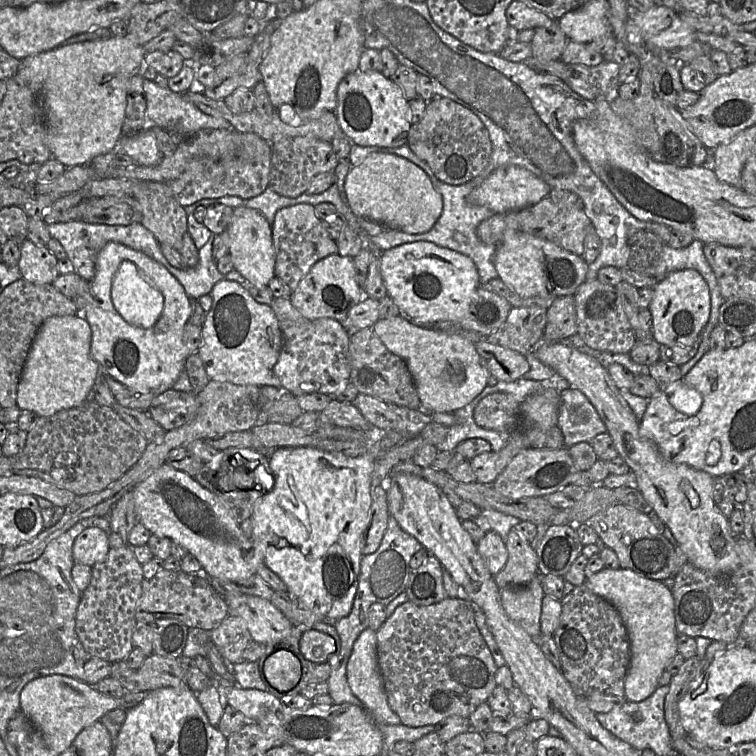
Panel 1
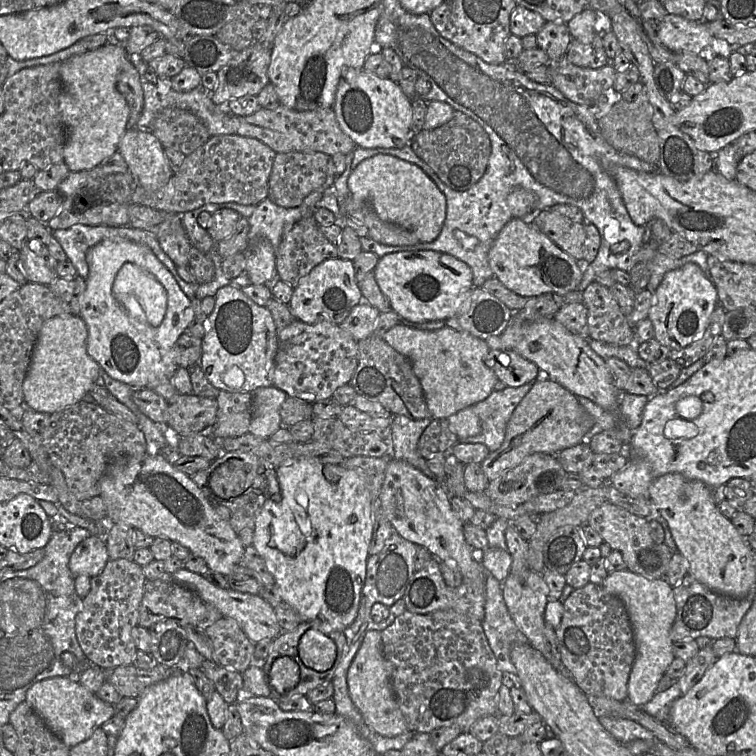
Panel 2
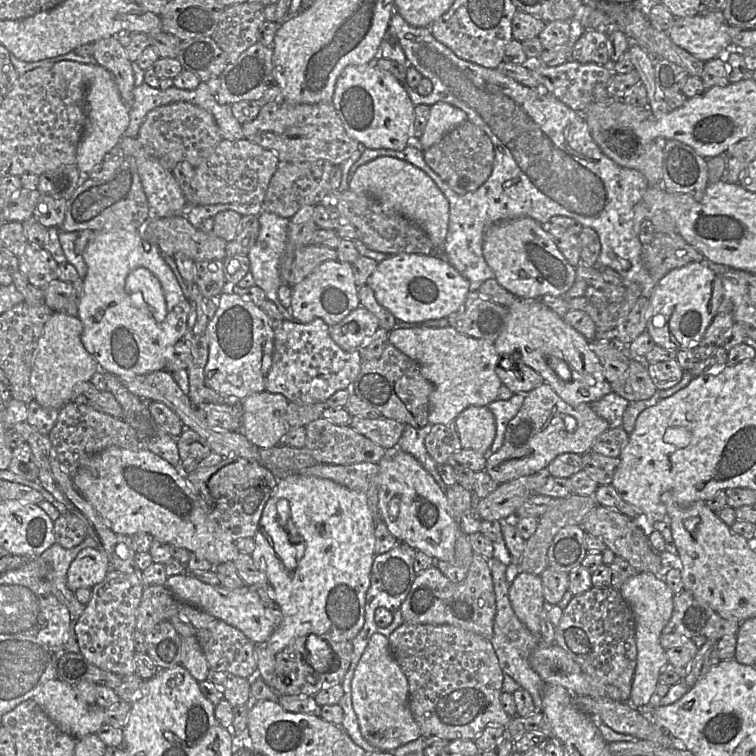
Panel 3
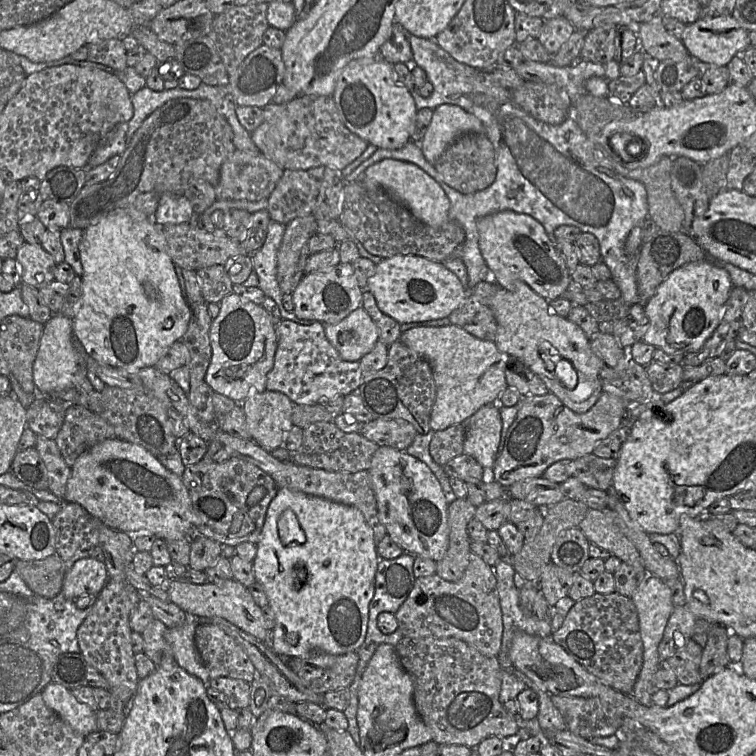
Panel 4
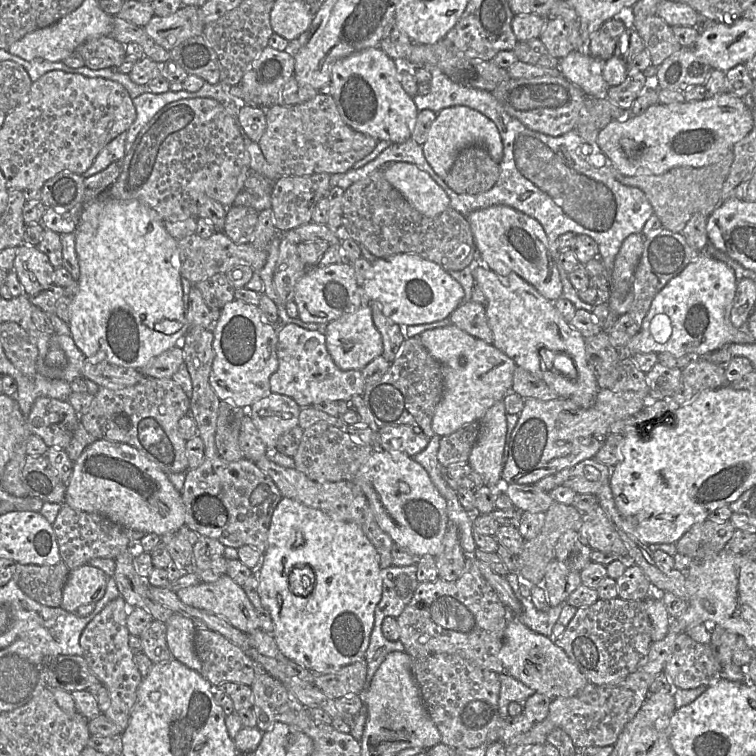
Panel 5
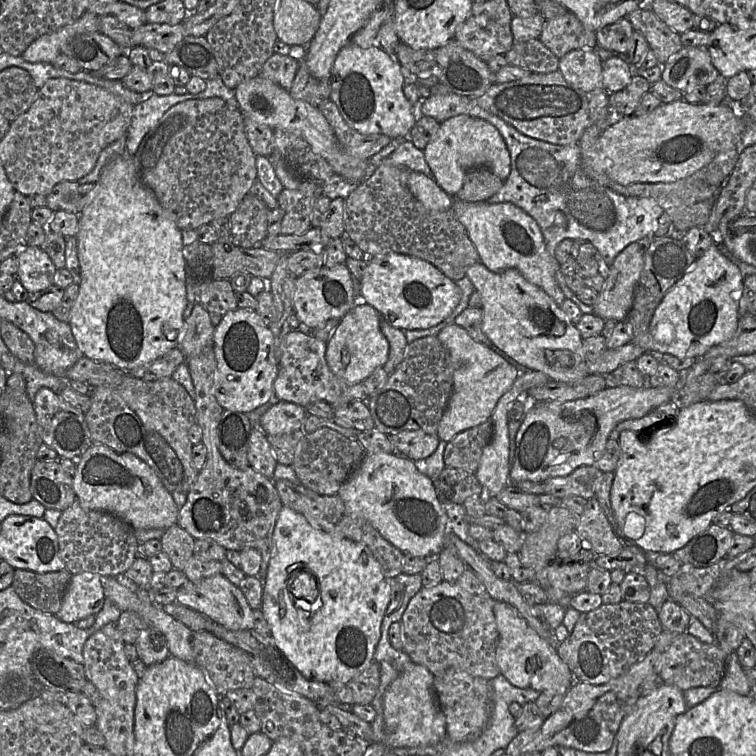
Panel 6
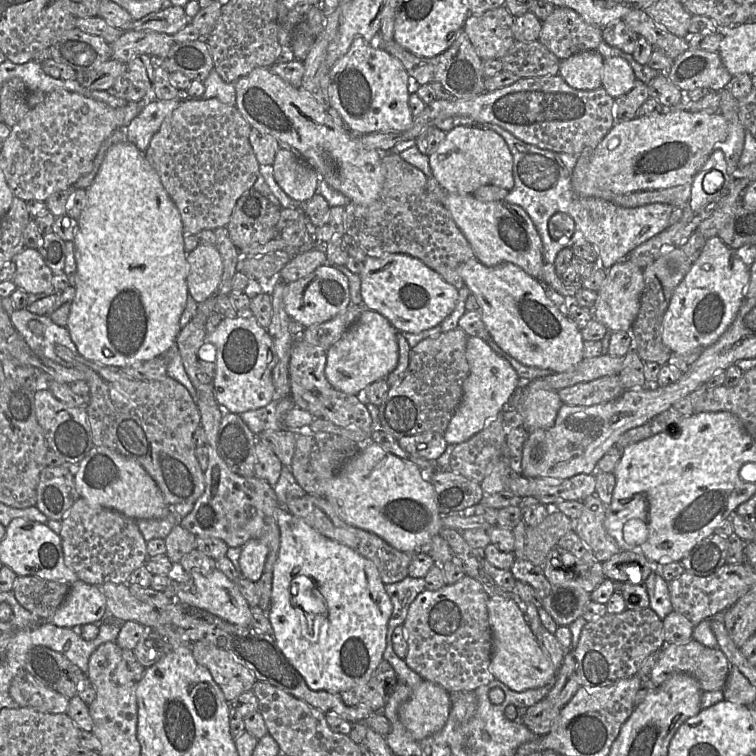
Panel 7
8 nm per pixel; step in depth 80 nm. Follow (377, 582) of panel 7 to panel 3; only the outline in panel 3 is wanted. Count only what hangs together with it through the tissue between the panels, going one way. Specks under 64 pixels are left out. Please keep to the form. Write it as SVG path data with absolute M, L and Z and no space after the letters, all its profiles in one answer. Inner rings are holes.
M298 473L277 481L253 536L255 548L251 554L254 562L266 574L274 599L283 614L281 625L265 642L270 654L276 655L295 638L309 634L335 642L351 642L358 635L365 622L366 593L376 555L374 530L375 521L364 493L330 479Z

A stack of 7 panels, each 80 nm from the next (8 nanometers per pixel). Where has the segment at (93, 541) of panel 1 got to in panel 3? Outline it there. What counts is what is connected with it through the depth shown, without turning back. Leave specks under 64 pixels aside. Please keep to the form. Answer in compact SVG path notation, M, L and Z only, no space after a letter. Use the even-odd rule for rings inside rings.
M96 548L82 549L71 562L67 573L67 585L75 592L100 583L110 569L108 558Z

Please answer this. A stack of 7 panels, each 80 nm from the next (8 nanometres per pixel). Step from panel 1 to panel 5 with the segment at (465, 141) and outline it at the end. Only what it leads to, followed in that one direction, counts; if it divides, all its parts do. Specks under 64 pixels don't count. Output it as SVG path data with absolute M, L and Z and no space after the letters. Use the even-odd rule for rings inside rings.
M479 145L462 149L444 182L457 194L475 195L490 190L499 179L500 168Z

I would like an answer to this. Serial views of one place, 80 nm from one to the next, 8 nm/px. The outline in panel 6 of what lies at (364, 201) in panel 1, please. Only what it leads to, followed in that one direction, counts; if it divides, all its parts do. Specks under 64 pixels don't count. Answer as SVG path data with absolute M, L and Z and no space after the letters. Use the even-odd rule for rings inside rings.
M407 171L407 186L414 197L431 211L446 211L454 198L448 195L434 179L416 171Z

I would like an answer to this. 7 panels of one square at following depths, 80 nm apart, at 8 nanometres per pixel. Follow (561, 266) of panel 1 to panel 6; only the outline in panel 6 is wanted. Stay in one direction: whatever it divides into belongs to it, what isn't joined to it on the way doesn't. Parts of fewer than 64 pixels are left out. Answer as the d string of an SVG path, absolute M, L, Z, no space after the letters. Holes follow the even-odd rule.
M454 199L451 206L474 244L480 262L494 273L517 269L531 284L541 288L558 306L565 296L560 289L552 257L537 222L518 206L509 203L467 202Z

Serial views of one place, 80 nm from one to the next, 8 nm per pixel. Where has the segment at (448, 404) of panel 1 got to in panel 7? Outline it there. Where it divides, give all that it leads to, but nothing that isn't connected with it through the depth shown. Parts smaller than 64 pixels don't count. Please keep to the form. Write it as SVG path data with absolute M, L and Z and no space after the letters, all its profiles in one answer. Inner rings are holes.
M468 336L465 355L469 374L463 383L462 400L443 434L446 442L451 445L465 442L483 430L486 424L502 411L519 387L520 381L511 364L478 337Z

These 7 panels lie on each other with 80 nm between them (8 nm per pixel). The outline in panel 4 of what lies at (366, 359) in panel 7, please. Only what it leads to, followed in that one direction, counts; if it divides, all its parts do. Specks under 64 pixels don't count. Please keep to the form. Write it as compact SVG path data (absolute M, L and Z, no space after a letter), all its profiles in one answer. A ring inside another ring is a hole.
M361 306L336 324L326 324L325 336L345 361L360 361L379 340L375 323Z

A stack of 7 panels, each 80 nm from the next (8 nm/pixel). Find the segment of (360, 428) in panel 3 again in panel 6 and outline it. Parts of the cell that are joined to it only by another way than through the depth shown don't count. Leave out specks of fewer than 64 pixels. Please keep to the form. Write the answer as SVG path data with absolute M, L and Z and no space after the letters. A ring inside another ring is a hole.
M422 430L402 431L388 437L400 455L412 461L424 460L431 456L440 442L437 435L429 435Z

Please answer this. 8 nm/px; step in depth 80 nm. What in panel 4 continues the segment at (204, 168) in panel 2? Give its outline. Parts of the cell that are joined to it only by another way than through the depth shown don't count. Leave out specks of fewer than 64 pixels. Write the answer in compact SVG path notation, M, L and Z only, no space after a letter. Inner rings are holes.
M236 149L222 164L220 178L215 188L216 199L248 200L258 202L269 198L283 174L283 170L260 151L248 152Z

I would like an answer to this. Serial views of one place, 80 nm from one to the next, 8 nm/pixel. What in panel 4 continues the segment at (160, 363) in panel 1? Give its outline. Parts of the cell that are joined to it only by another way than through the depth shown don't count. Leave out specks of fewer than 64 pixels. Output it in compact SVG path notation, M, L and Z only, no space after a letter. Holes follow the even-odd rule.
M117 209L84 230L79 252L83 274L81 296L72 319L75 339L99 365L126 371L154 367L169 347L182 339L191 317L191 307L182 297L162 226L137 210ZM145 284L153 286L154 295L147 295Z

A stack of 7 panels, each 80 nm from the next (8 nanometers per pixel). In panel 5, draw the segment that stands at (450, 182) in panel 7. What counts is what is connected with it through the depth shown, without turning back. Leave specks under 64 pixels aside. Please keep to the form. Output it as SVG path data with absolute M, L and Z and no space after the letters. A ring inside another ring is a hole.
M452 106L437 113L423 144L423 154L434 172L445 180L458 153L473 145L486 149L490 157L500 163L503 158L503 143L497 126L480 112L466 106Z

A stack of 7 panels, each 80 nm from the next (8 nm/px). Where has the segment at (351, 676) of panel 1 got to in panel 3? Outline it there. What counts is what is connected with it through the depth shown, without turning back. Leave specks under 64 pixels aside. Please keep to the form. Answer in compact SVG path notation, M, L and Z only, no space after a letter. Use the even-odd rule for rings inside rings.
M375 633L371 636L355 669L352 683L352 705L357 715L359 727L364 739L381 752L391 752L422 736L409 706L409 684L407 677L391 654L388 638Z

